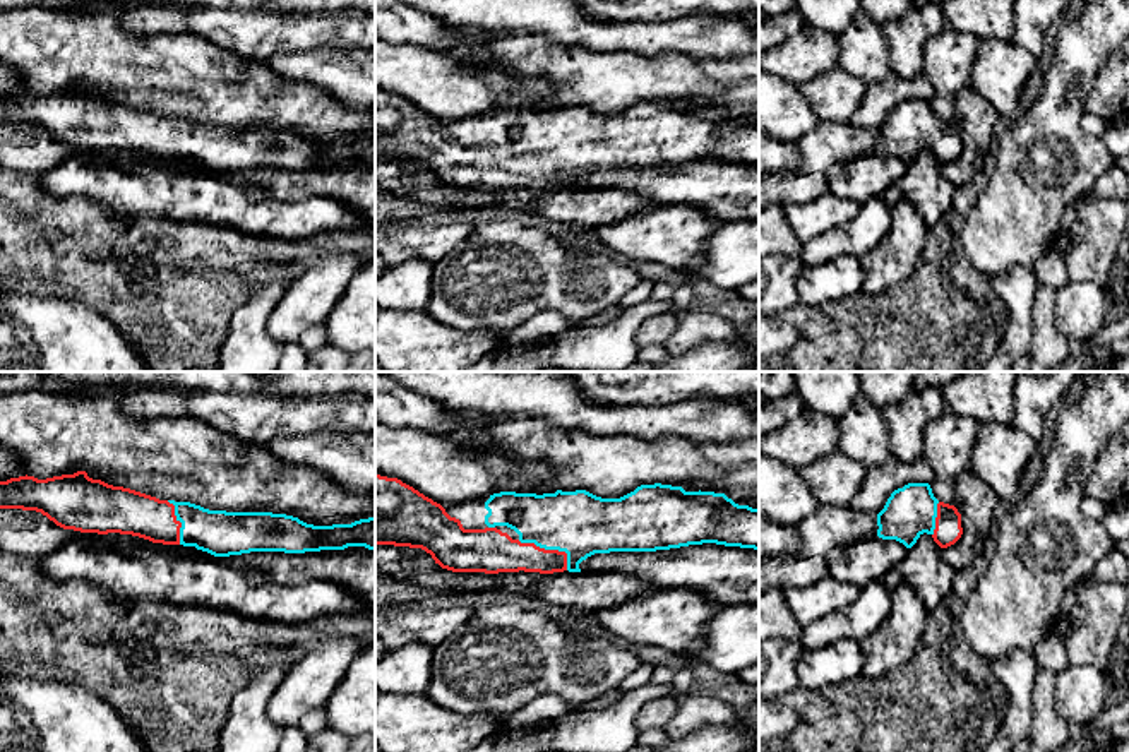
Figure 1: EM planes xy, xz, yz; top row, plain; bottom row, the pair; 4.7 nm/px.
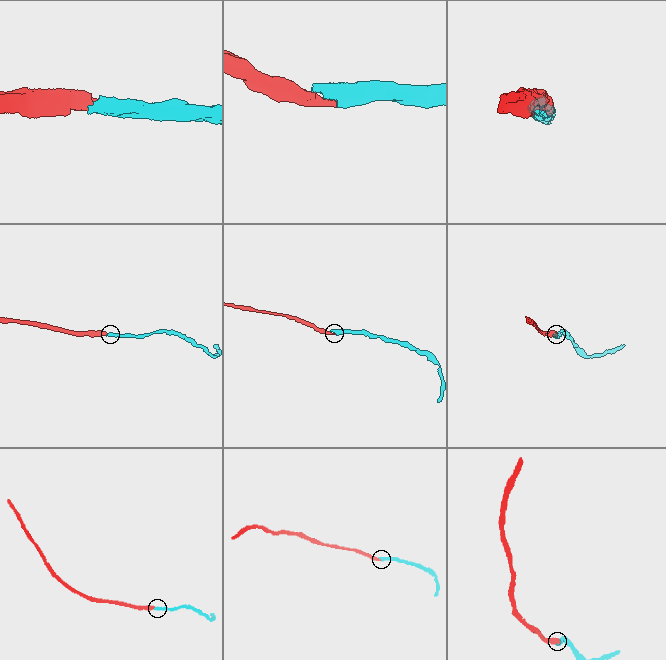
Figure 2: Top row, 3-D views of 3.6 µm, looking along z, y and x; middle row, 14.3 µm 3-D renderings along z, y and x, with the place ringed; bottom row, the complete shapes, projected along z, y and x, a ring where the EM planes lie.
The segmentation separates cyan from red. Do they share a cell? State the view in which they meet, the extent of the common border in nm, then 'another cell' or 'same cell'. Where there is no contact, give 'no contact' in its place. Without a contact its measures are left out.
contact in xz; length 280 nm; same cell

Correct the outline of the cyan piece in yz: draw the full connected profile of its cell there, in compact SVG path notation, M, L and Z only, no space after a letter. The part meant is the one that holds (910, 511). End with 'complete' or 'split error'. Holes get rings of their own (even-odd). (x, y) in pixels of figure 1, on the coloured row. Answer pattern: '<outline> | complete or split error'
M908 483L887 498L877 514L877 536L911 548L927 533L941 548L954 545L961 534L961 514L939 502L929 483Z | split error

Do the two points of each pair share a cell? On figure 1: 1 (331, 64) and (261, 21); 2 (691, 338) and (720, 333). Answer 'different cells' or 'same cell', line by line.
1: different cells
2: same cell

